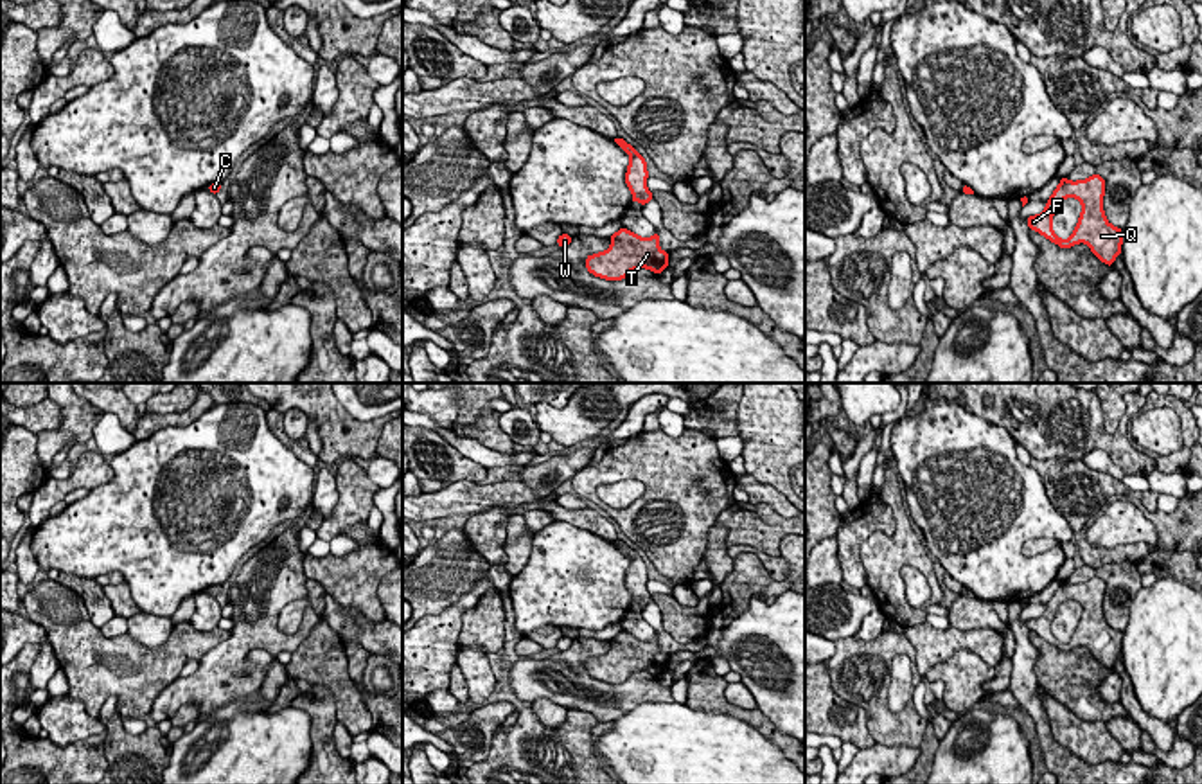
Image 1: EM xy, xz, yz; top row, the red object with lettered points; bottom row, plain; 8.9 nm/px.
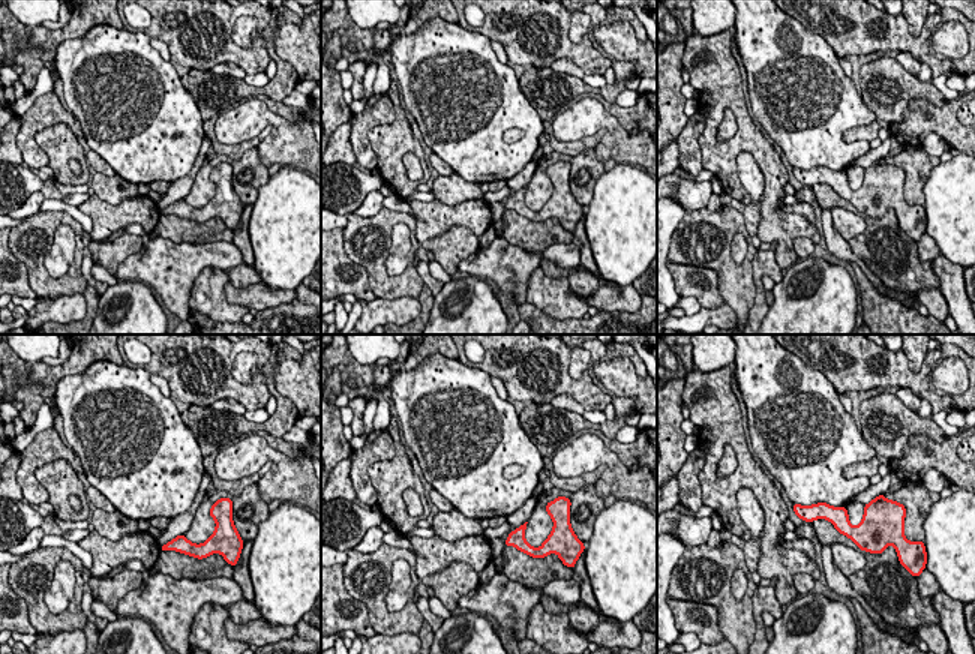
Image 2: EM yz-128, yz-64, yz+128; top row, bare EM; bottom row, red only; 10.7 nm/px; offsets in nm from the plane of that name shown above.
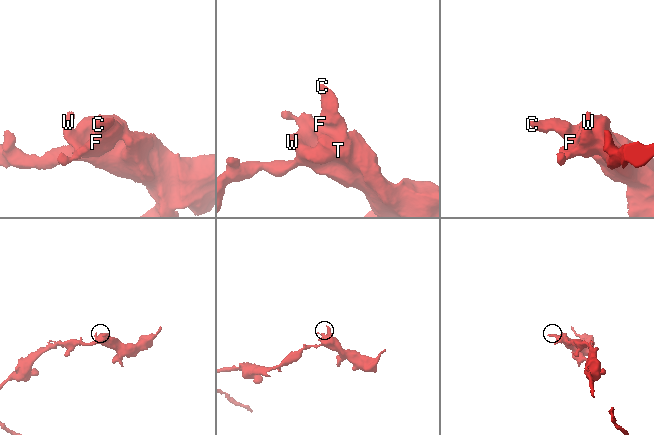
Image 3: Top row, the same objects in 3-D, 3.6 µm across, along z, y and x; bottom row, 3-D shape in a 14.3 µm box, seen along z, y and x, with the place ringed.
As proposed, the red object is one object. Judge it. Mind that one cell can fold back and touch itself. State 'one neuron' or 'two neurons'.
one neuron

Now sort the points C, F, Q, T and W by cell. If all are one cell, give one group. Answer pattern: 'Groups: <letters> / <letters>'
Groups: C F Q T W

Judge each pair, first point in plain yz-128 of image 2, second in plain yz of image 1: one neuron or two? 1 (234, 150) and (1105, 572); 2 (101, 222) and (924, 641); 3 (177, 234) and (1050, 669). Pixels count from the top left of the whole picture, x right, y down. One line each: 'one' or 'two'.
1: two
2: one
3: one

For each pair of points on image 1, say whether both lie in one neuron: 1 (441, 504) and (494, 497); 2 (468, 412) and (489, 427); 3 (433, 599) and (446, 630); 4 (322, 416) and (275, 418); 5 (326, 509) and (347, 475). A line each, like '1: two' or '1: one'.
1: one
2: one
3: two
4: two
5: two

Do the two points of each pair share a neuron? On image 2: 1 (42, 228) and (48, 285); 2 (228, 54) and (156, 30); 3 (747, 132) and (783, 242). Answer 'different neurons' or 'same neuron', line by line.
1: same neuron
2: same neuron
3: same neuron

